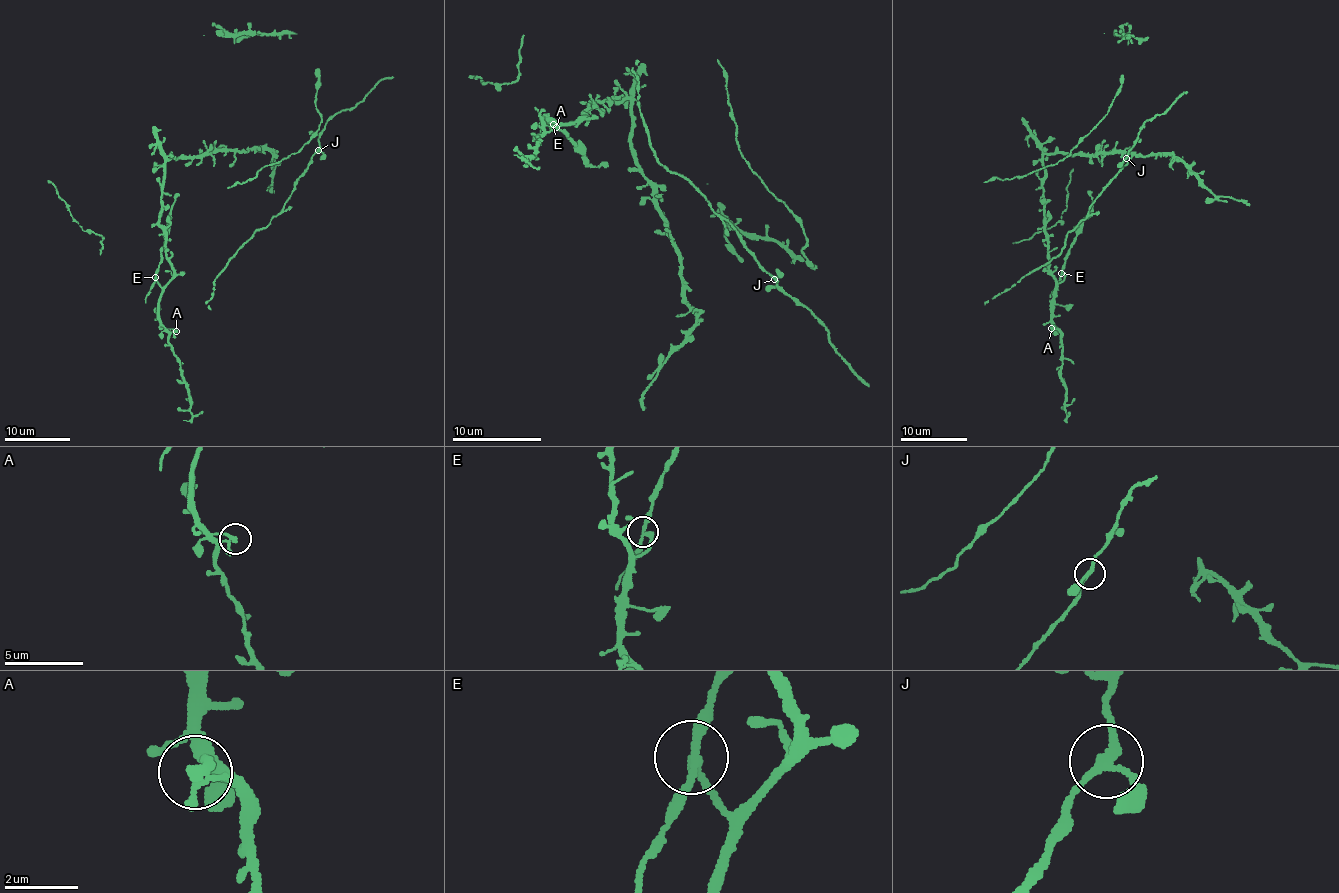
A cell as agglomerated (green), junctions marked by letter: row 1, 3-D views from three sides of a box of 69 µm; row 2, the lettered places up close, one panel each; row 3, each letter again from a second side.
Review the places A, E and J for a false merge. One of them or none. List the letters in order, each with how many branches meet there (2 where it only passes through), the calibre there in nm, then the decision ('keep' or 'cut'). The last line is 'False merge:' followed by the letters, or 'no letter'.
A: branches 2; calibre 220 nm; keep
E: branches 3; calibre 220 nm; cut
J: branches 3; calibre 200 nm; keep
False merge: E

